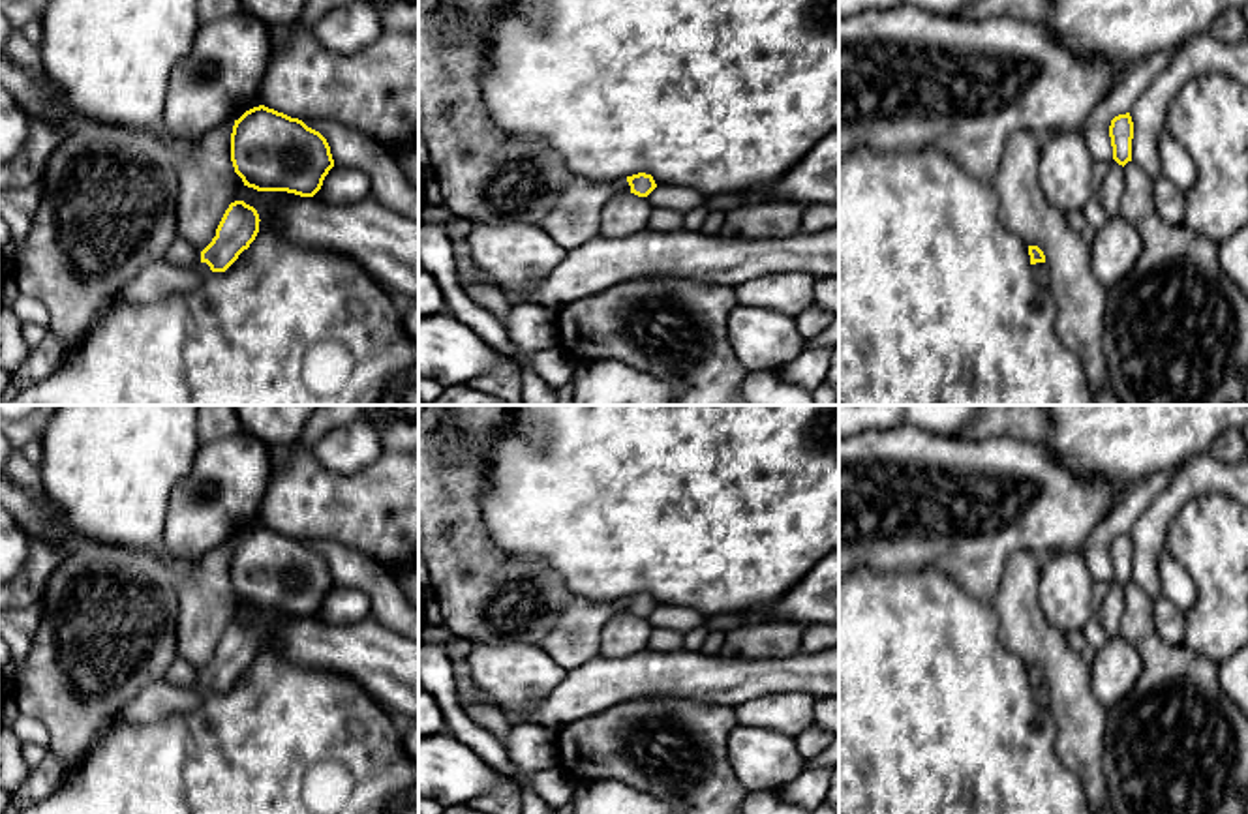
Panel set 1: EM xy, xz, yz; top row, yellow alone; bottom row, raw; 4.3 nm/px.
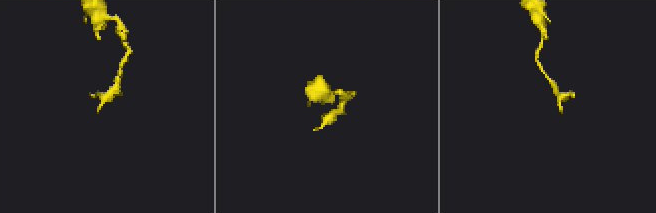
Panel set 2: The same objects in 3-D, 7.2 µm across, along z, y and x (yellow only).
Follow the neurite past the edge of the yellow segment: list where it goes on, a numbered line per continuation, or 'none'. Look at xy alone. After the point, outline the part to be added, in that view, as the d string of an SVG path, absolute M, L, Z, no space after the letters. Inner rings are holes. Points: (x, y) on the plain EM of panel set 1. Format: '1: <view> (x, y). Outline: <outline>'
1: xy (158, 700). Outline: M156 681L128 701L116 716L139 724L158 722L175 713L195 709L208 692L212 690L206 683L190 688Z

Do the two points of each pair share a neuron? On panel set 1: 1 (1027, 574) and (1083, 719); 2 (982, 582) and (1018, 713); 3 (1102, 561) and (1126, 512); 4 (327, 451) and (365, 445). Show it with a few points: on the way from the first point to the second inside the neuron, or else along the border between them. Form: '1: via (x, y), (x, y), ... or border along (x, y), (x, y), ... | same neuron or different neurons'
1: via (1025, 610), (1025, 629), (1063, 666), (1068, 683) | same neuron
2: border along (950, 578), (989, 602) | different neurons
3: via (1102, 550), (1102, 537), (1115, 524) | same neuron
4: via (336, 451), (355, 447) | same neuron

